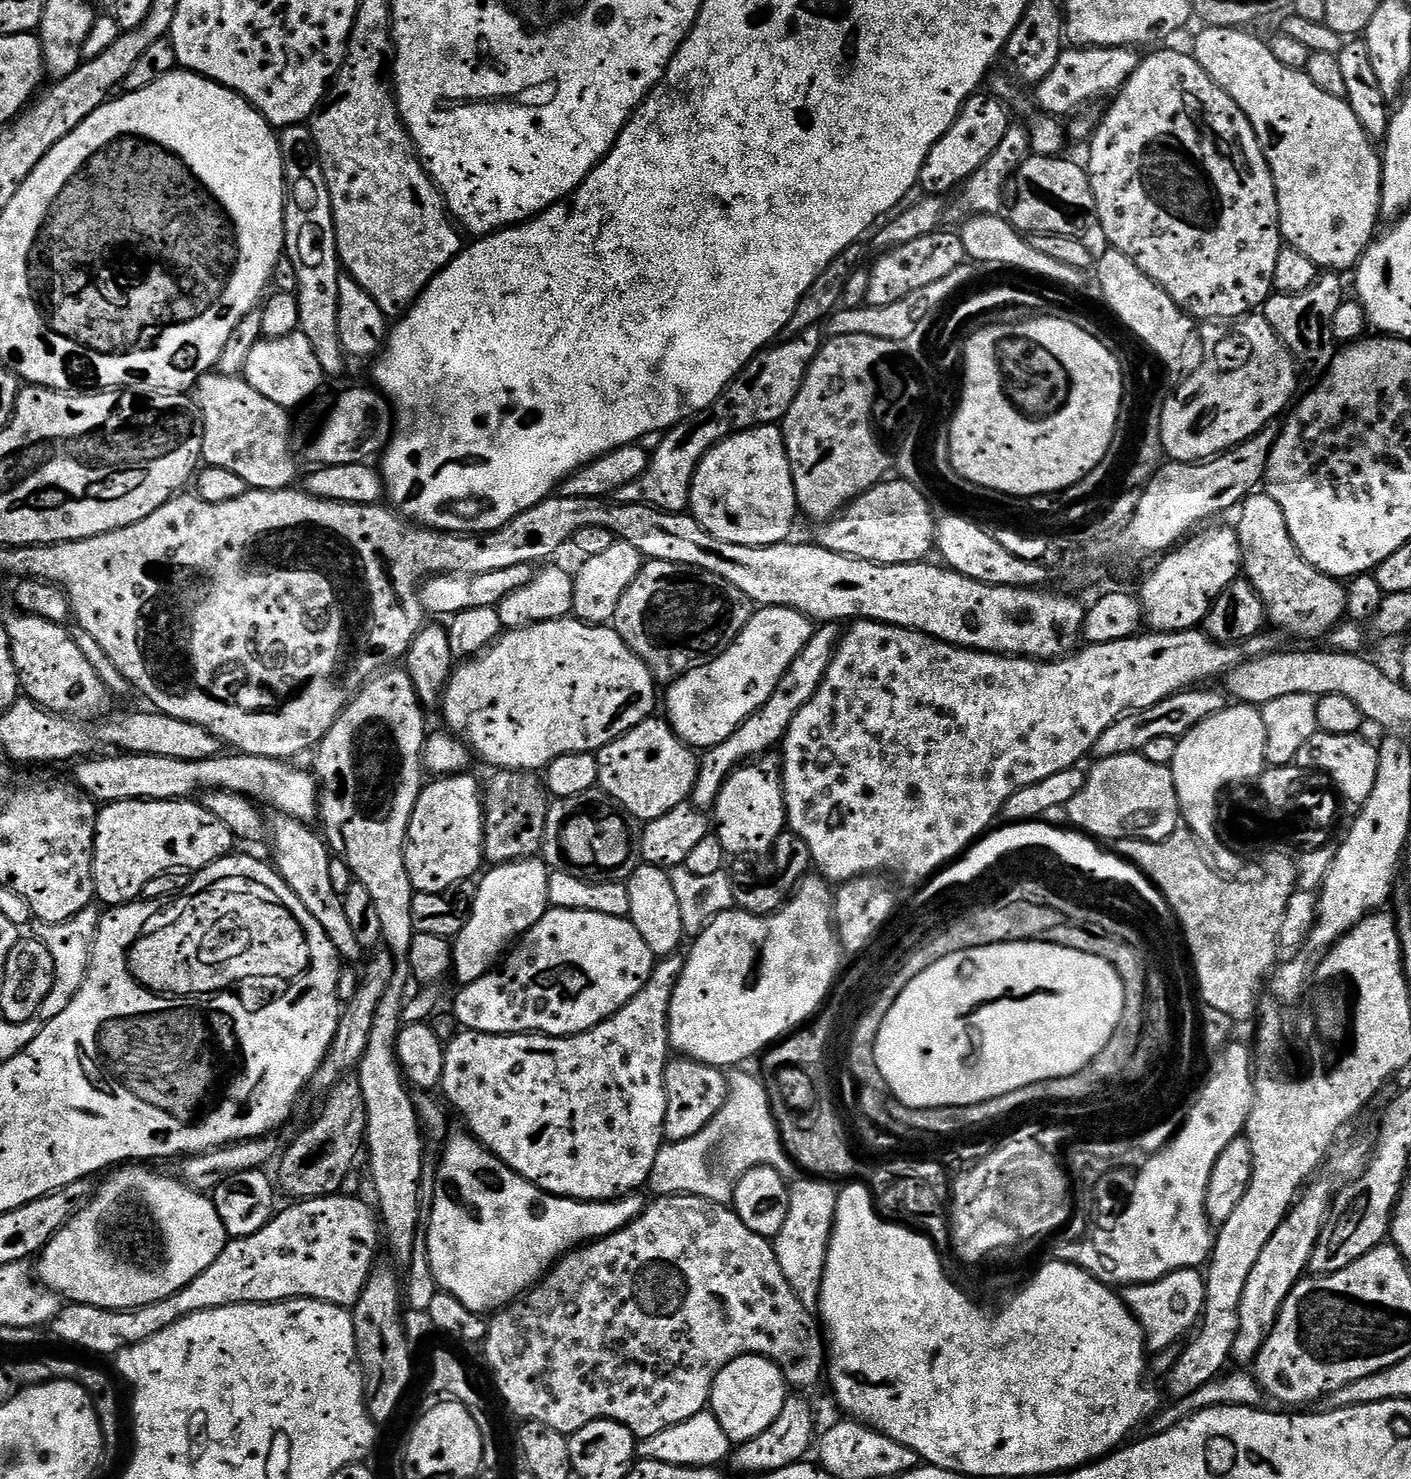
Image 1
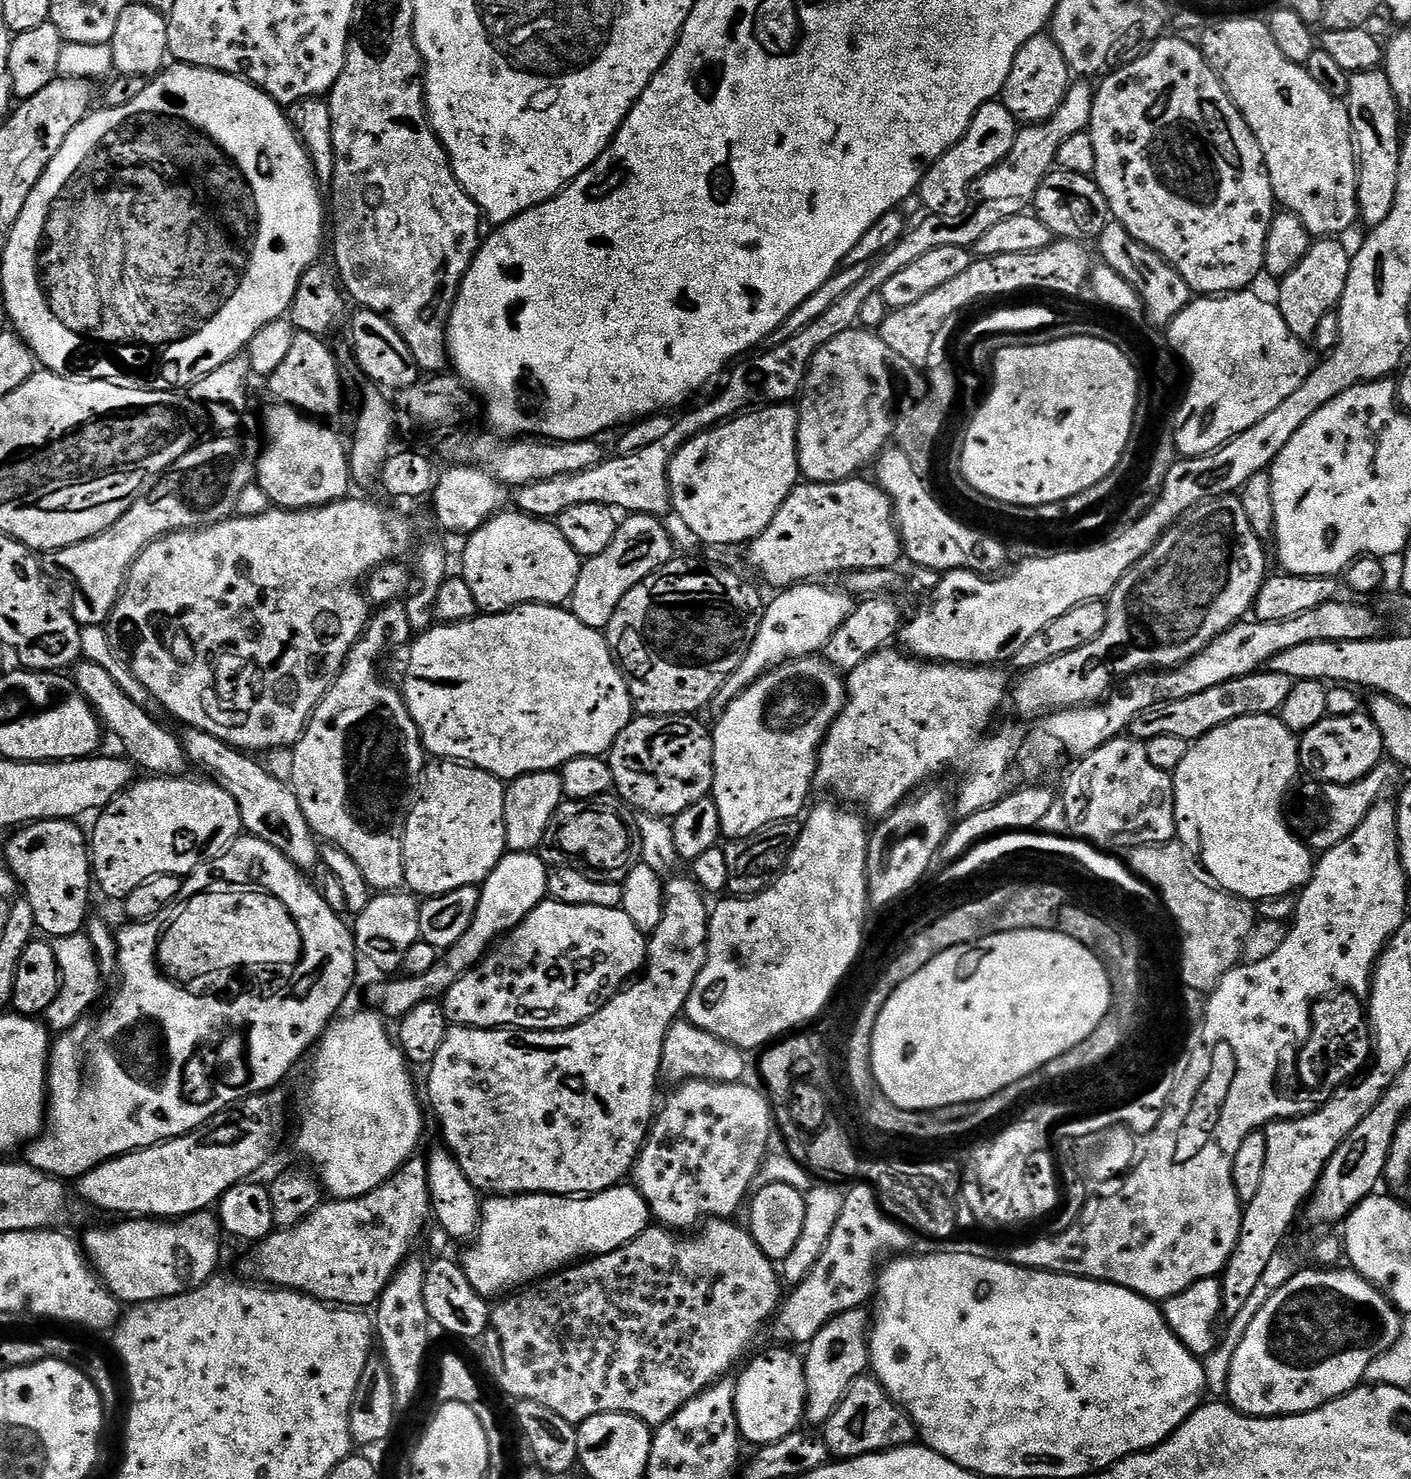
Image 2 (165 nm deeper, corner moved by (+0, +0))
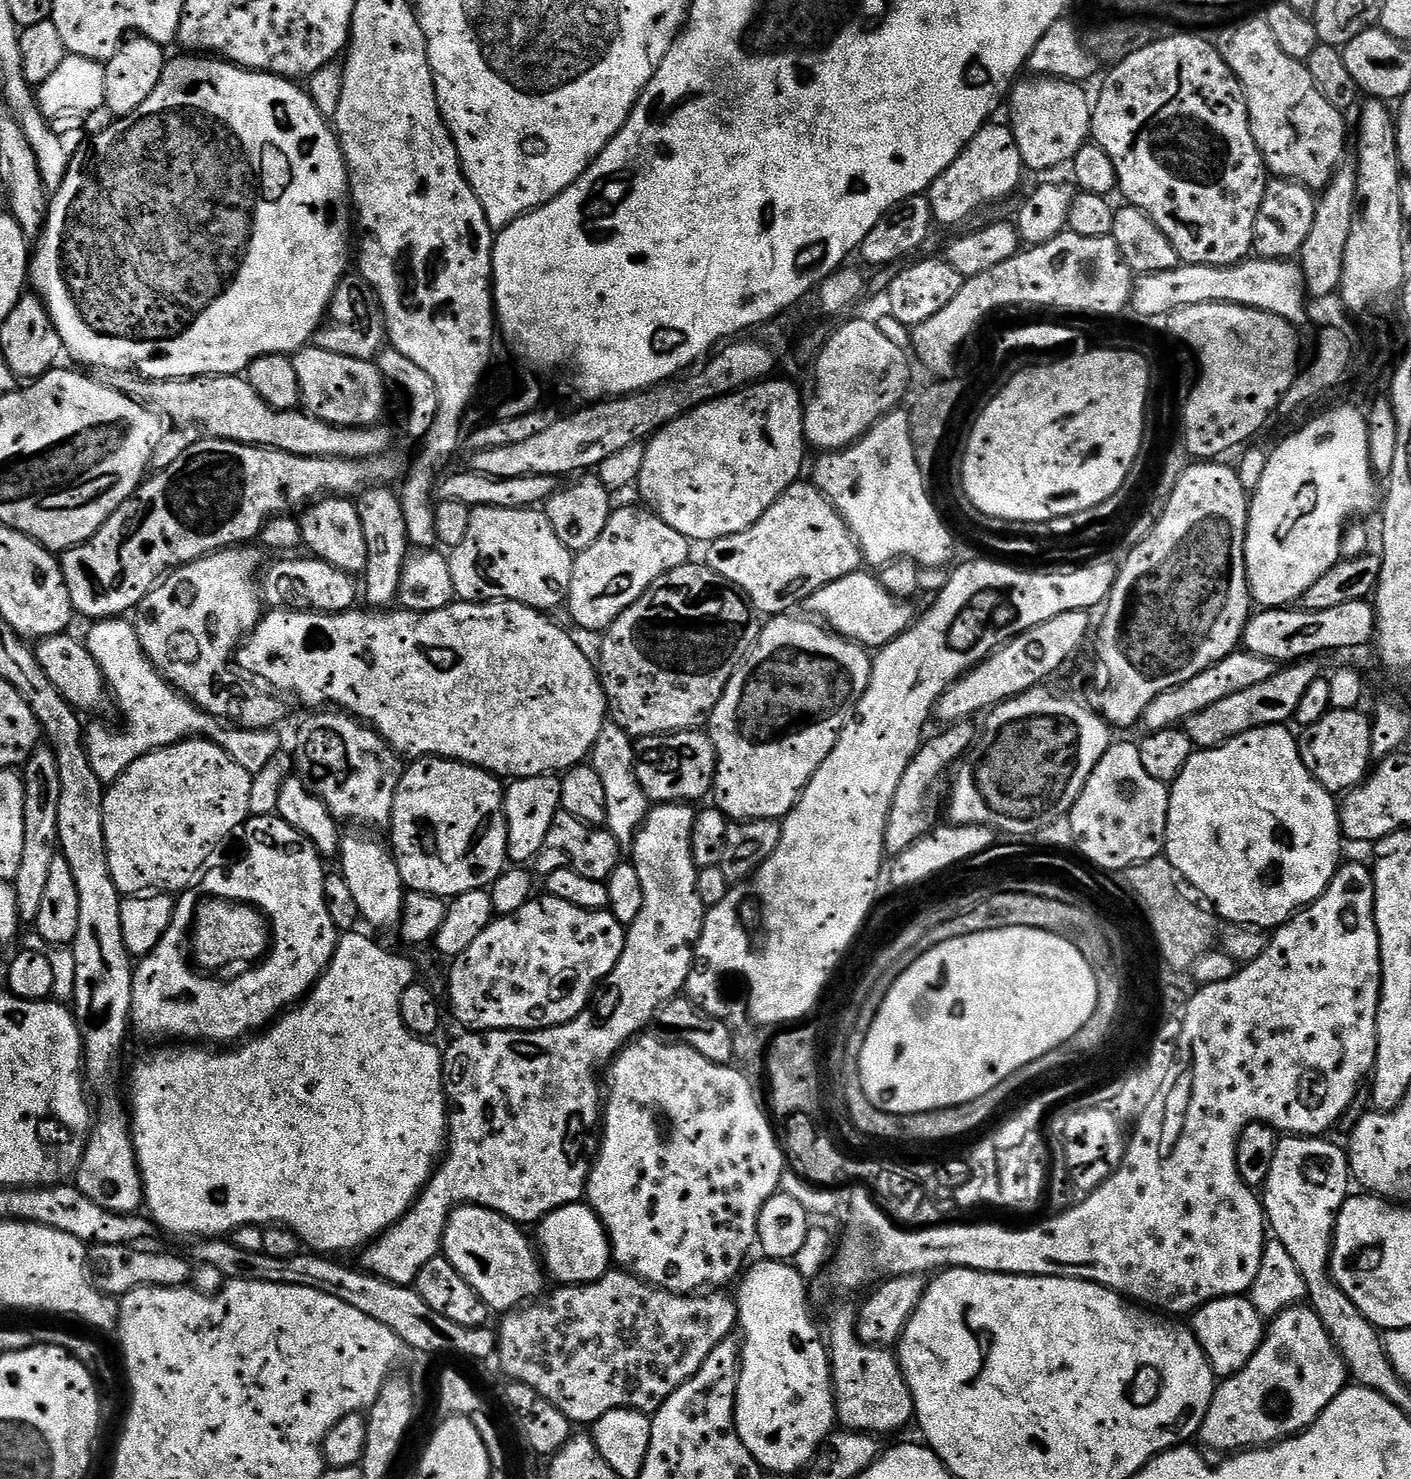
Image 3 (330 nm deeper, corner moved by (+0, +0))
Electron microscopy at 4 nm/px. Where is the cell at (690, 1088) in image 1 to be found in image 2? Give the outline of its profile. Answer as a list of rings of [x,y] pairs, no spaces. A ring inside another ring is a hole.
[[[675,1020],[662,1044],[662,1066],[660,1075],[672,1086],[687,1084],[689,1080],[709,1080],[715,1084],[739,1084],[745,1079],[744,1071],[748,1068],[745,1053],[730,1042],[702,1030],[687,1020]]]

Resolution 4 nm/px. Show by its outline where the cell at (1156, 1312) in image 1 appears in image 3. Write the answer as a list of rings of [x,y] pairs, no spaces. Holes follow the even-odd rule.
[[[1247,1295],[1223,1296],[1203,1304],[1190,1316],[1190,1327],[1196,1340],[1202,1346],[1212,1371],[1217,1377],[1227,1378],[1235,1372],[1241,1372],[1254,1358],[1258,1346],[1264,1341],[1266,1320],[1254,1310],[1251,1299]]]

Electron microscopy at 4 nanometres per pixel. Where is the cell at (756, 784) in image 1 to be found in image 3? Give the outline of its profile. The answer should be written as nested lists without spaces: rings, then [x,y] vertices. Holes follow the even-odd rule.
[[[781,614],[771,617],[761,627],[760,636],[756,645],[748,651],[747,658],[740,663],[736,673],[730,678],[718,706],[714,706],[712,715],[706,721],[706,735],[712,739],[712,745],[716,751],[716,777],[712,779],[712,791],[710,793],[715,807],[719,808],[729,821],[742,820],[780,820],[792,811],[792,808],[800,800],[804,788],[810,782],[812,775],[822,766],[822,762],[830,754],[832,747],[838,742],[840,732],[856,713],[856,704],[862,698],[862,694],[868,688],[872,677],[872,661],[869,653],[854,640],[847,640],[839,636],[831,628],[815,619],[799,620],[796,614]]]

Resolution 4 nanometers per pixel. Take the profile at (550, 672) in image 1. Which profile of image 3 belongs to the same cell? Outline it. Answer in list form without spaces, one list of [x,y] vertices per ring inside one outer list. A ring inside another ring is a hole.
[[[497,600],[469,604],[453,602],[442,610],[433,612],[406,612],[403,610],[367,610],[368,612],[289,612],[272,610],[261,619],[256,629],[241,643],[234,653],[235,663],[240,663],[241,673],[249,672],[268,684],[277,688],[275,691],[289,692],[297,696],[312,710],[320,710],[325,706],[335,706],[365,724],[376,729],[380,737],[393,750],[404,758],[423,758],[425,756],[442,756],[446,760],[460,760],[464,764],[473,764],[476,768],[485,768],[497,778],[511,778],[513,781],[529,779],[532,776],[545,774],[563,774],[569,768],[583,764],[591,757],[592,747],[602,734],[606,721],[610,716],[608,698],[604,695],[604,687],[600,685],[598,668],[588,661],[588,656],[572,641],[568,632],[563,632],[554,621],[543,612],[527,608],[525,604]]]

